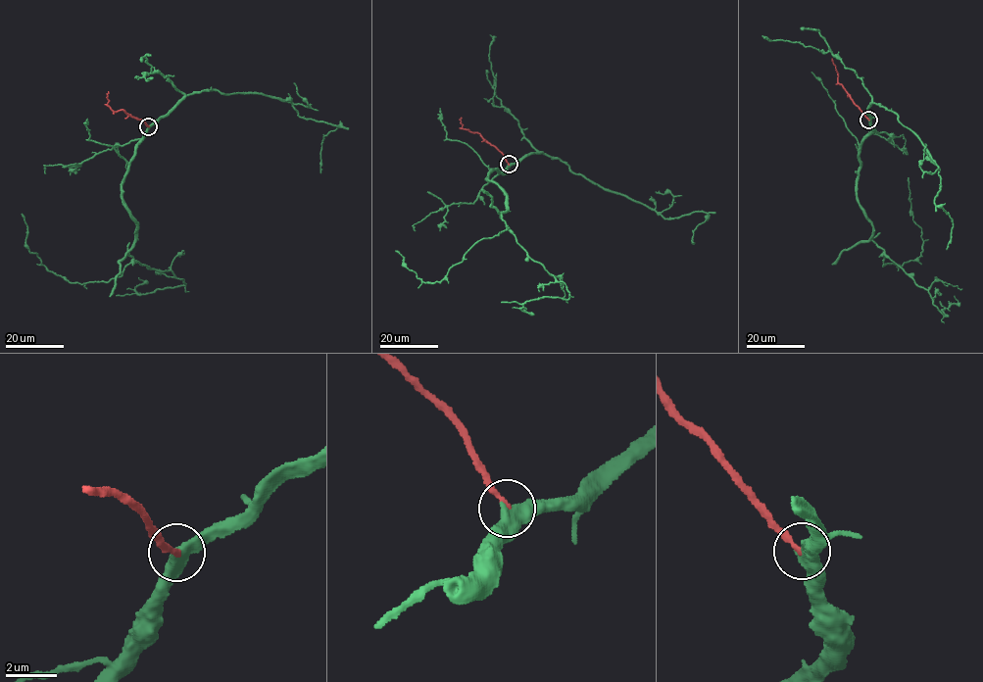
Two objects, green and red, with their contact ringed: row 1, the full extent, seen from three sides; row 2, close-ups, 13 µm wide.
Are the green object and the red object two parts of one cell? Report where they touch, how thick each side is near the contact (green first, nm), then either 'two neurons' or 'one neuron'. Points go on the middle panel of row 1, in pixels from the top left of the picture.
at (509, 164); 480 nm thick on the green side, 240 nm on the other; one neuron

